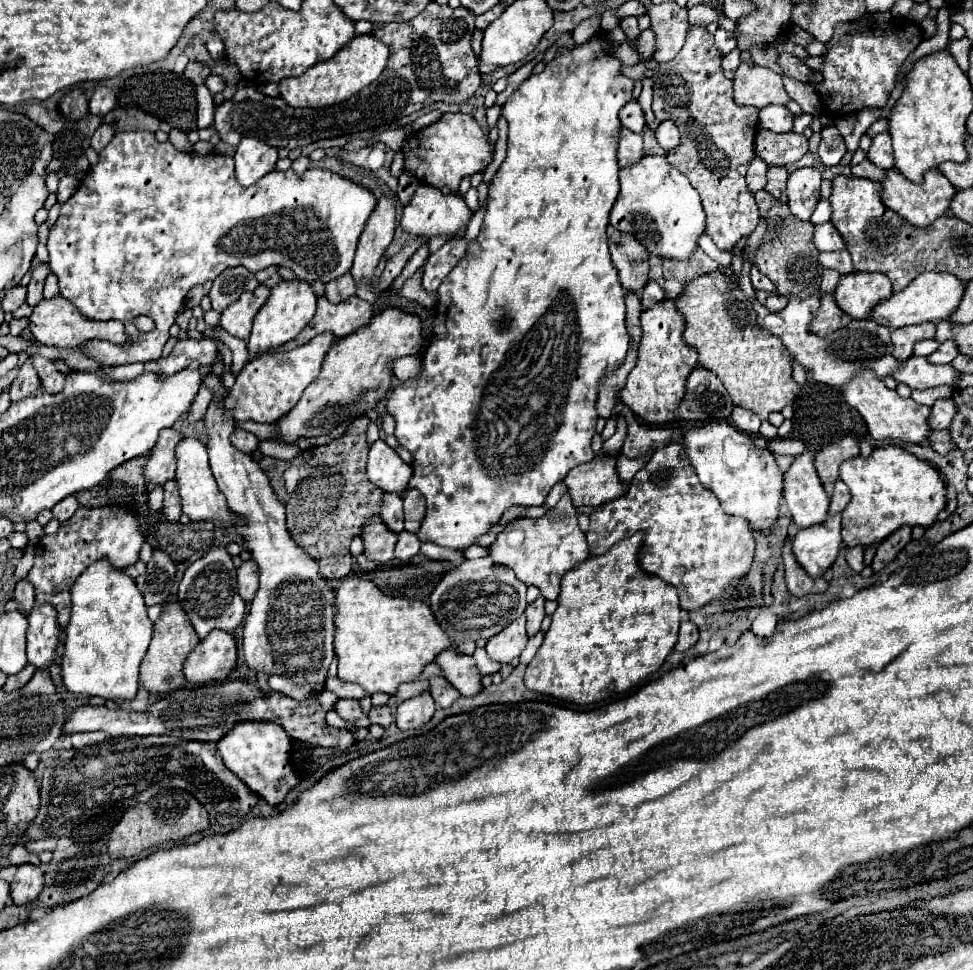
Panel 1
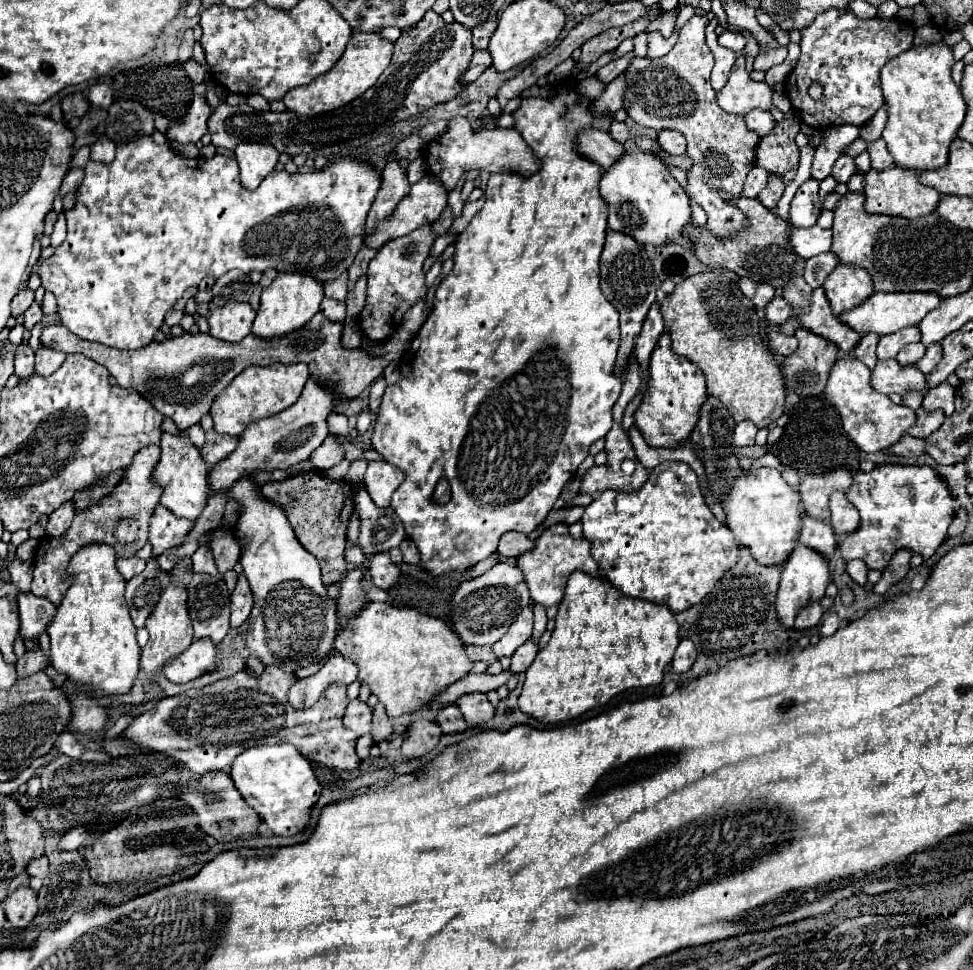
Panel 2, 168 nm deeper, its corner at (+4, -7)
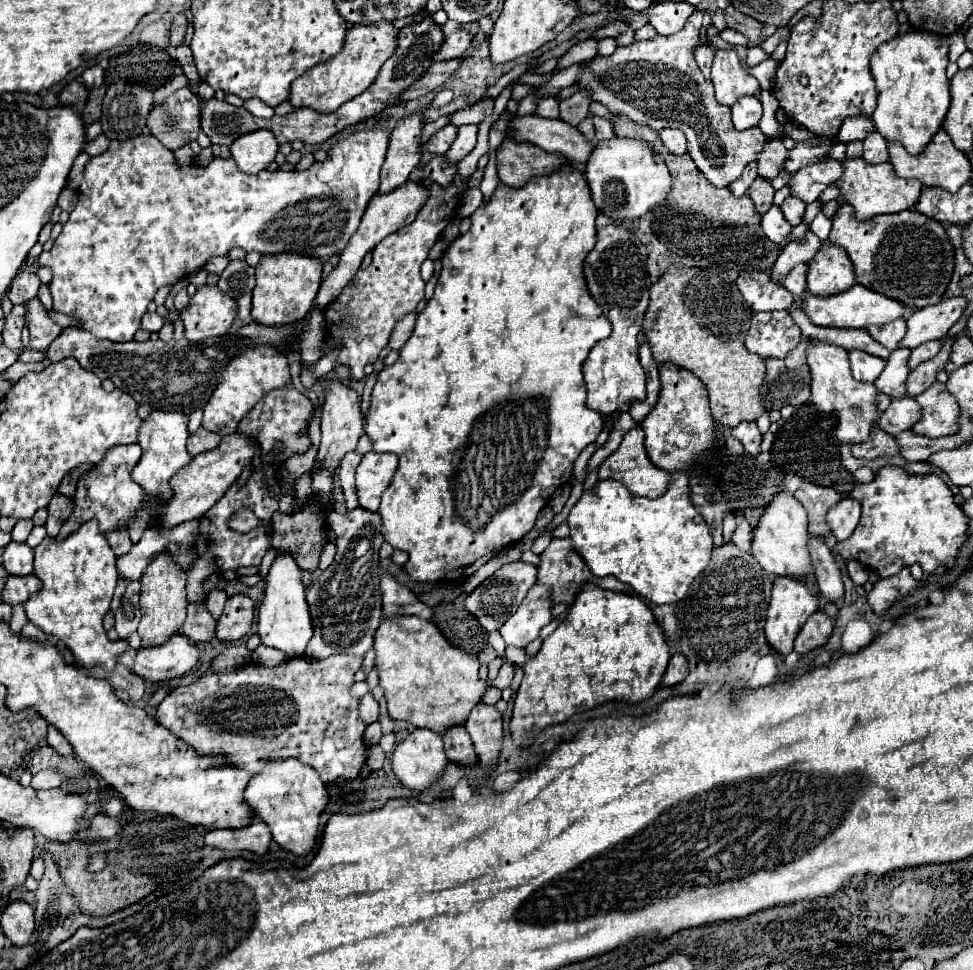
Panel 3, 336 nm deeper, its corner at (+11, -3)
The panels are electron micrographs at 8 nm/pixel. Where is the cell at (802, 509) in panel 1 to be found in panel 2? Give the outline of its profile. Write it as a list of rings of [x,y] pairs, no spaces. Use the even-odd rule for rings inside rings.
[[[803,515],[803,529],[801,529],[799,543],[817,553],[823,553],[827,561],[833,559],[833,553],[837,549],[837,541],[835,541],[835,533],[831,525],[825,521],[811,519],[809,515]]]

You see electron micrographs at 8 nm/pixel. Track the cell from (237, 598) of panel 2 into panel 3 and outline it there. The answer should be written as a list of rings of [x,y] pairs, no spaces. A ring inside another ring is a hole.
[[[244,593],[228,597],[224,611],[218,619],[216,637],[222,641],[238,641],[248,635],[254,621],[254,605],[256,603]]]

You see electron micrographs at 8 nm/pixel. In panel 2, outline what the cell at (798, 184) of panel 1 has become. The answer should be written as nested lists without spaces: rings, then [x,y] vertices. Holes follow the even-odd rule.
[[[807,179],[791,201],[791,223],[797,227],[813,227],[819,217],[819,181]]]

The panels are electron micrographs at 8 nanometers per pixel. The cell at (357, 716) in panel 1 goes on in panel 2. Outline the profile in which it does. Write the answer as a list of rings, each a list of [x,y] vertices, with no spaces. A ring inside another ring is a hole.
[[[355,699],[347,707],[343,723],[347,729],[355,731],[357,735],[365,735],[371,731],[371,717],[373,717],[373,709],[367,703],[361,703],[359,699]]]

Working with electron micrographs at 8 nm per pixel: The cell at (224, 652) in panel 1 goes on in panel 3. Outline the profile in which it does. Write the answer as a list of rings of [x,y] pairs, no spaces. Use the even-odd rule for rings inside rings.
[[[178,633],[160,647],[138,649],[132,671],[148,681],[170,681],[190,673],[198,665],[198,659],[198,647]]]

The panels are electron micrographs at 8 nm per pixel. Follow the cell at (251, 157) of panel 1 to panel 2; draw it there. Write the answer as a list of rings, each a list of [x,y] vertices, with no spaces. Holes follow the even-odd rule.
[[[241,143],[235,149],[235,159],[241,169],[241,183],[255,189],[275,169],[279,151],[269,143]]]

